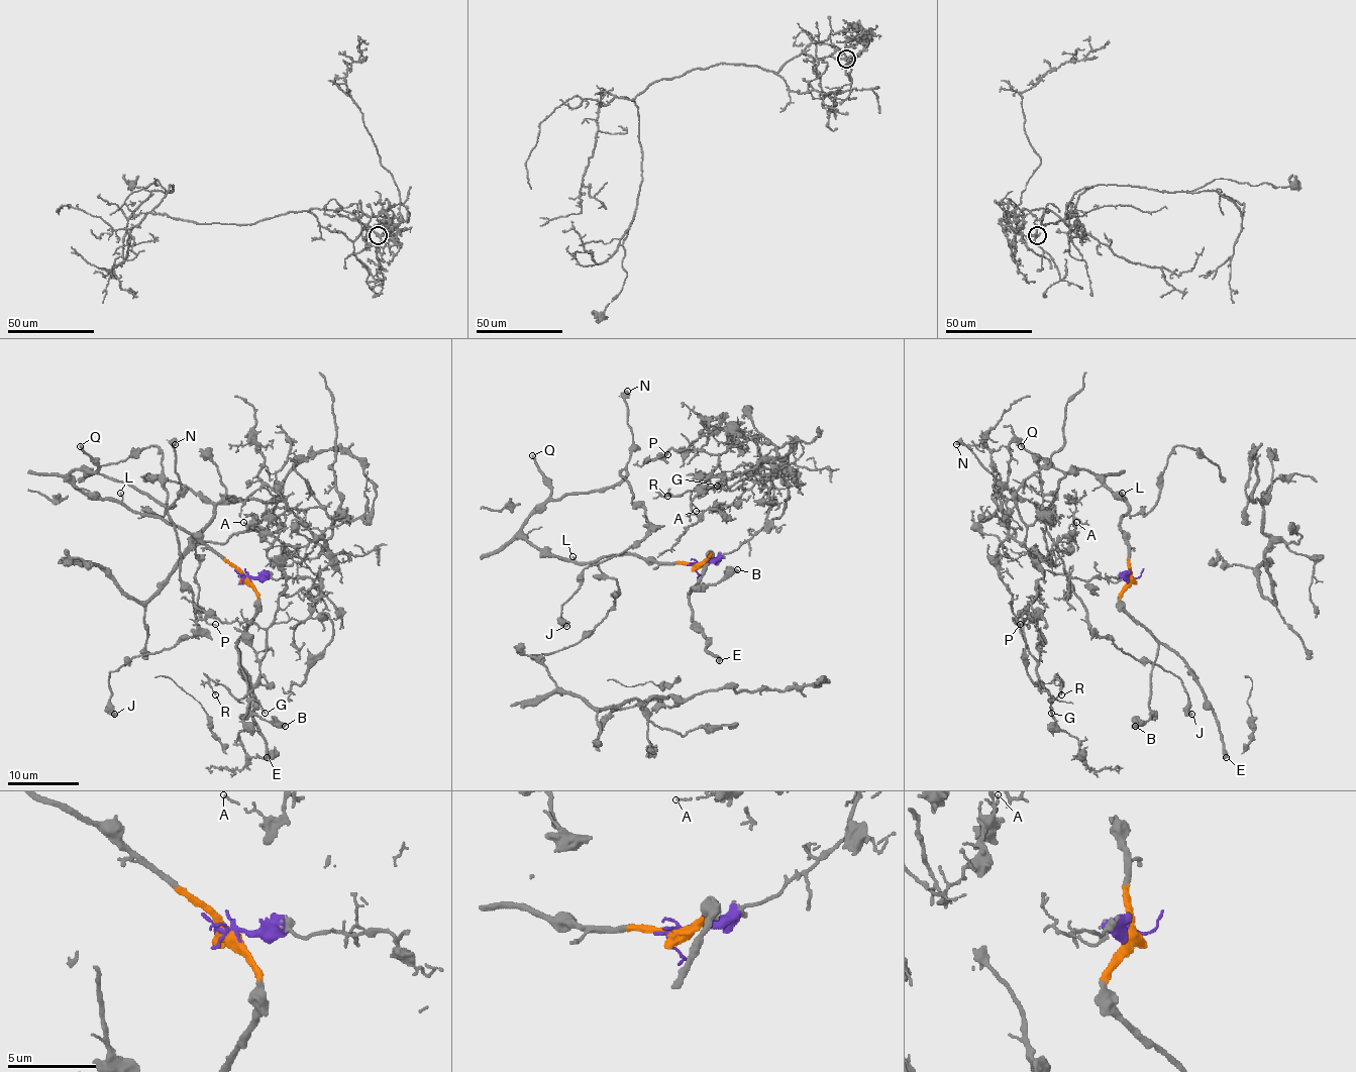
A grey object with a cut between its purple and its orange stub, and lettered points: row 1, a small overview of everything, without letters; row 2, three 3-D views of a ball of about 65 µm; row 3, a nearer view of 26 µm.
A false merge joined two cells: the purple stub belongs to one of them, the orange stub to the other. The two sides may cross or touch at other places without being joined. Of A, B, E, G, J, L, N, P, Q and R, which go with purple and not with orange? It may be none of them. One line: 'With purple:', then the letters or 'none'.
With purple: A, G, P, R

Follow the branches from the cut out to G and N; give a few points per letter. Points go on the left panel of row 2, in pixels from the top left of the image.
G: (244, 578), (314, 579), (328, 563), (325, 540), (282, 547), (285, 591), (245, 697), (266, 713)
N: (244, 578), (180, 528), (90, 499), (70, 479), (74, 470), (95, 472), (171, 508), (180, 492), (174, 443)

